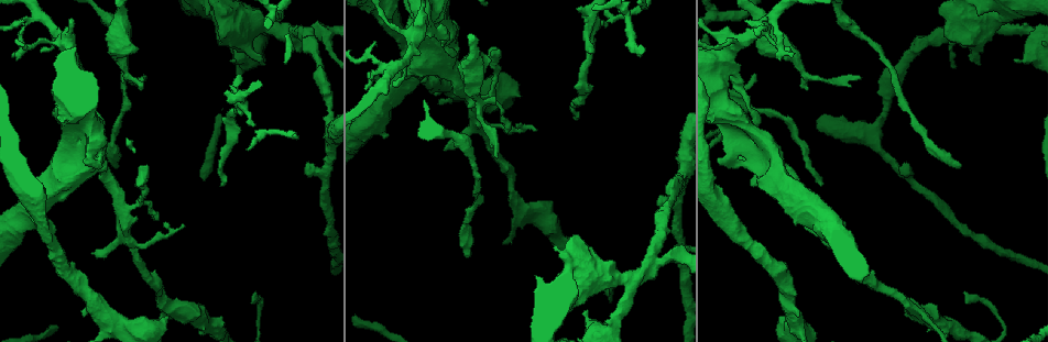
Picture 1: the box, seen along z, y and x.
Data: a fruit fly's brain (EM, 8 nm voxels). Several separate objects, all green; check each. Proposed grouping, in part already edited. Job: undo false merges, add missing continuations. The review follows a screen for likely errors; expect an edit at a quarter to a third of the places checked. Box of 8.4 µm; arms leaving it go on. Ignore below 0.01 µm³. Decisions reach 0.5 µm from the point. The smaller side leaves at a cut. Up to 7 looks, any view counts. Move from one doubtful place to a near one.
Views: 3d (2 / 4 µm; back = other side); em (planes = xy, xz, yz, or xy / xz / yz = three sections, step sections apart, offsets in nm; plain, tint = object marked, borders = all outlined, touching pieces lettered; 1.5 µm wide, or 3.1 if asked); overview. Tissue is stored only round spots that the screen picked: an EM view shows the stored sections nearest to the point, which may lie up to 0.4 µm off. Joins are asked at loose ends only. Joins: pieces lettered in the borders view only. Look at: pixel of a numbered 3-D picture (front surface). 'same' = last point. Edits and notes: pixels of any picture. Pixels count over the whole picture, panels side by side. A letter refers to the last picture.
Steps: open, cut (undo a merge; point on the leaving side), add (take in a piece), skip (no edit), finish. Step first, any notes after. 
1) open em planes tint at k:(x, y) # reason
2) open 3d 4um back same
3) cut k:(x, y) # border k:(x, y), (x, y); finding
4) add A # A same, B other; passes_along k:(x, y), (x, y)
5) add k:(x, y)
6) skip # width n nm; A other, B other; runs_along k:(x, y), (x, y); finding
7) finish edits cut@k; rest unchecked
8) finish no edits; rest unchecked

open em planes tint at 1:(498, 51) # branch stops here

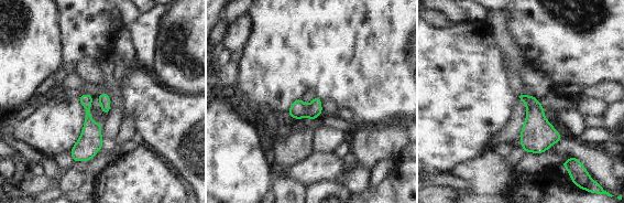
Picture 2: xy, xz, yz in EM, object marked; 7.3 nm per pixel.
open em planes borders same

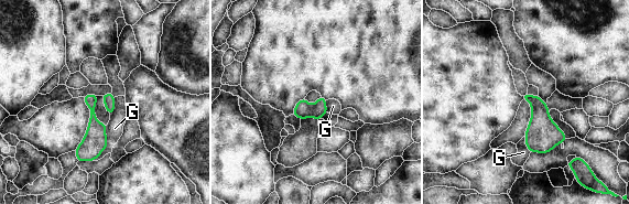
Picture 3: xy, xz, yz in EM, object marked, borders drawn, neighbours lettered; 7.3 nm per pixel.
skip # G other; border 3:(107, 125), (107, 146), (93, 160); no lettered piece goes on from it

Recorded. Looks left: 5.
open 3d 4um at 1:(153, 217) # tapers out

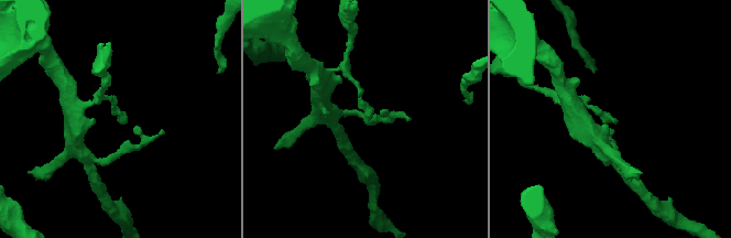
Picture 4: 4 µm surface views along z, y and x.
open em yz step 4 tint at 4:(616, 124) # shape alone is not enough

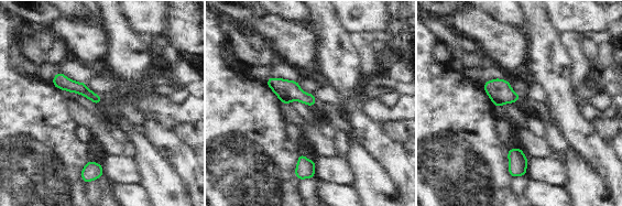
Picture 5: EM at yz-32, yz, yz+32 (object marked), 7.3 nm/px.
open em planes borders same # cut it another way

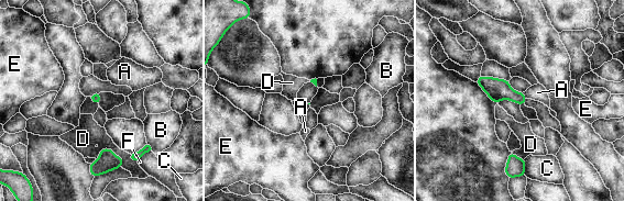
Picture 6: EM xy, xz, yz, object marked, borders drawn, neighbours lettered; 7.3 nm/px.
skip # longest_contact D 200 nm; A other, B other, C other, D other, E other, F other; none of them fits

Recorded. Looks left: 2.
open em planes borders at 1:(141, 87) # free end

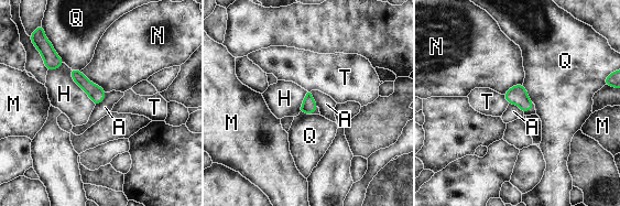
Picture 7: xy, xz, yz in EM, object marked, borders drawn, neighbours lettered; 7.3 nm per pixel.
skip # width 110 nm; A other, H other, M other, N other, Q other, T other; border 7:(69, 68), (73, 80), (95, 105); none of them fits

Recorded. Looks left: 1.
finish no edits; rest unchecked

